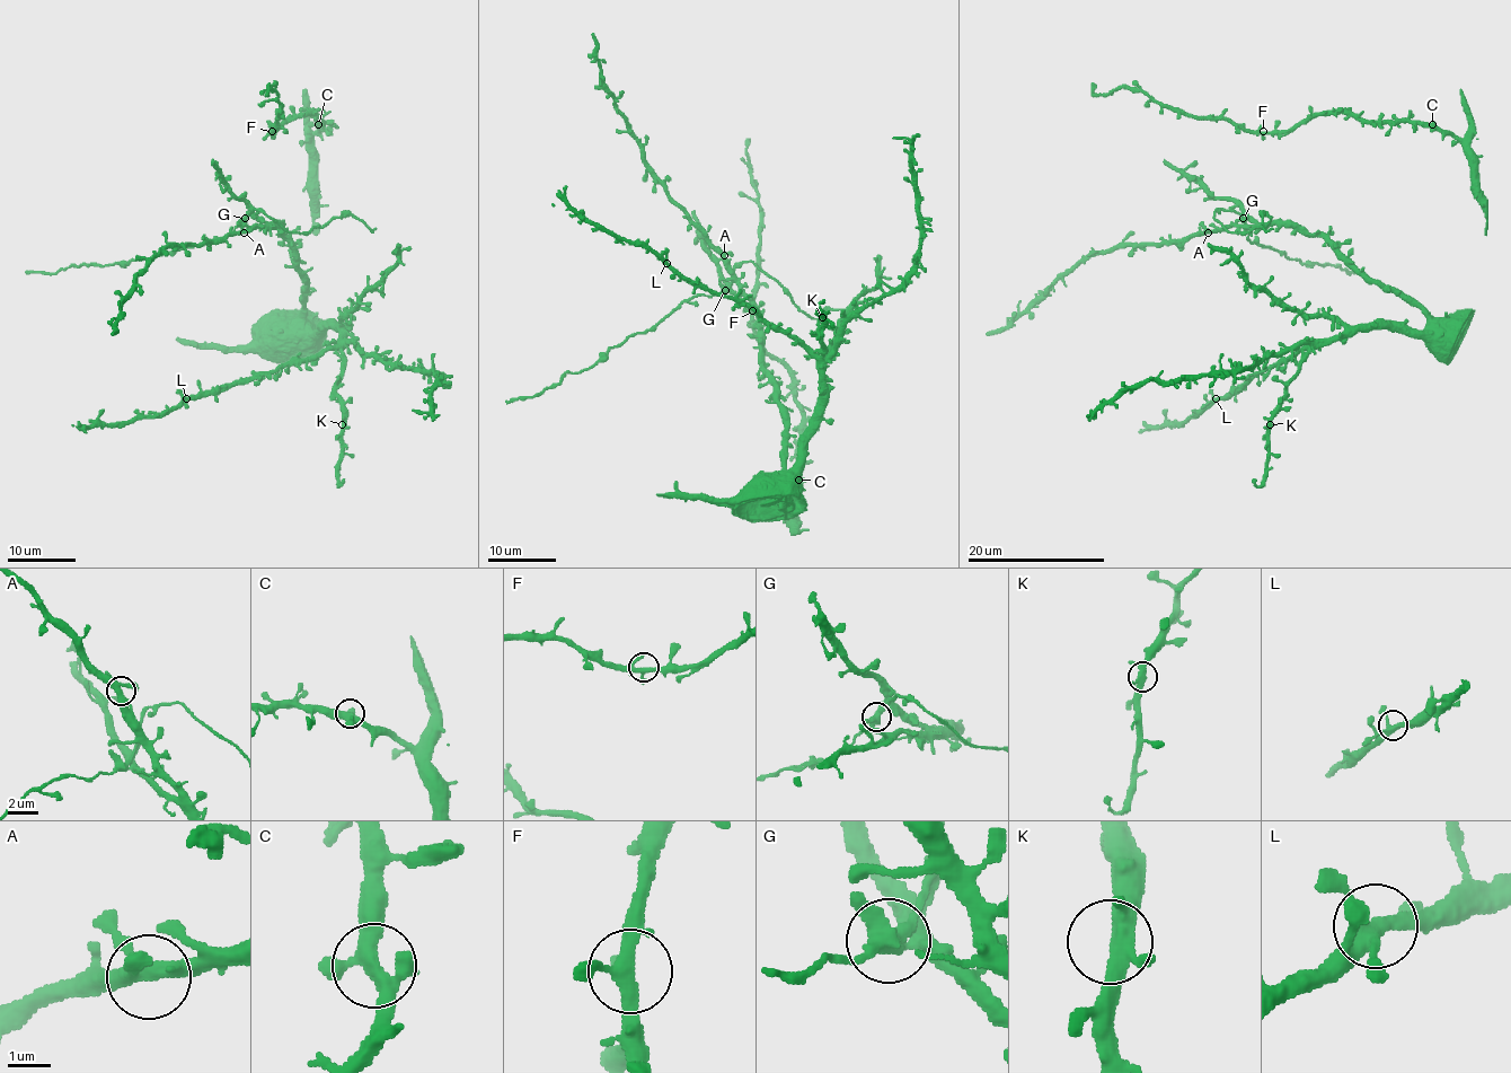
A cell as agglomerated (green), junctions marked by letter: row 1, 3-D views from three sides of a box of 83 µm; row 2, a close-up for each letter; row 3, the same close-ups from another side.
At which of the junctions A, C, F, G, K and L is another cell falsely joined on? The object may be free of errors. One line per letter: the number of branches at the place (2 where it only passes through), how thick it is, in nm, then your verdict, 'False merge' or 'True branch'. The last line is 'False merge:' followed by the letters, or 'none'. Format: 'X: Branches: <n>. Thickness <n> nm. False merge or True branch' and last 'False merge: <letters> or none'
A: Branches: 4. Thickness 360 nm. True branch
C: Branches: 4. Thickness 380 nm. True branch
F: Branches: 4. Thickness 300 nm. True branch
G: Branches: 4. Thickness 360 nm. False merge
K: Branches: 4. Thickness 360 nm. True branch
L: Branches: 4. Thickness 320 nm. True branch
False merge: G

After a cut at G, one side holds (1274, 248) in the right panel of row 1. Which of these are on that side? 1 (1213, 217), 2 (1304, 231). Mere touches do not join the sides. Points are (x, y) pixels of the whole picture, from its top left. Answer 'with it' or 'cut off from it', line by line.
1: with it
2: cut off from it

